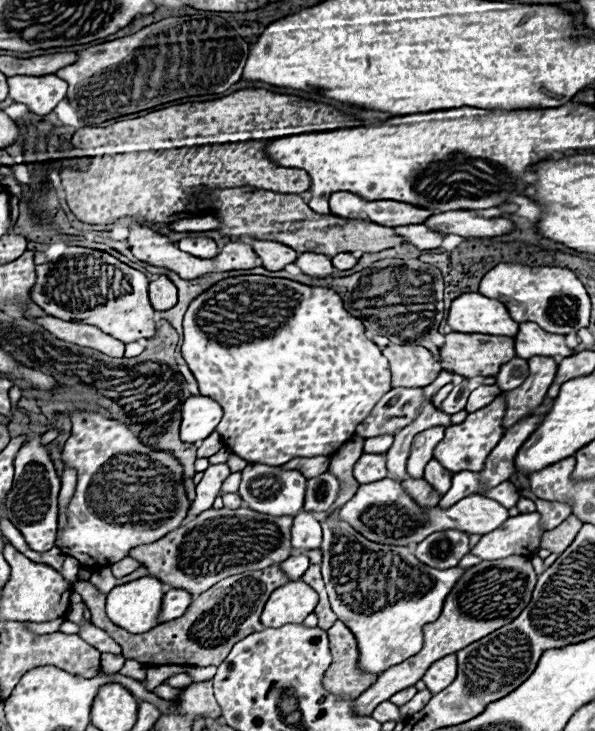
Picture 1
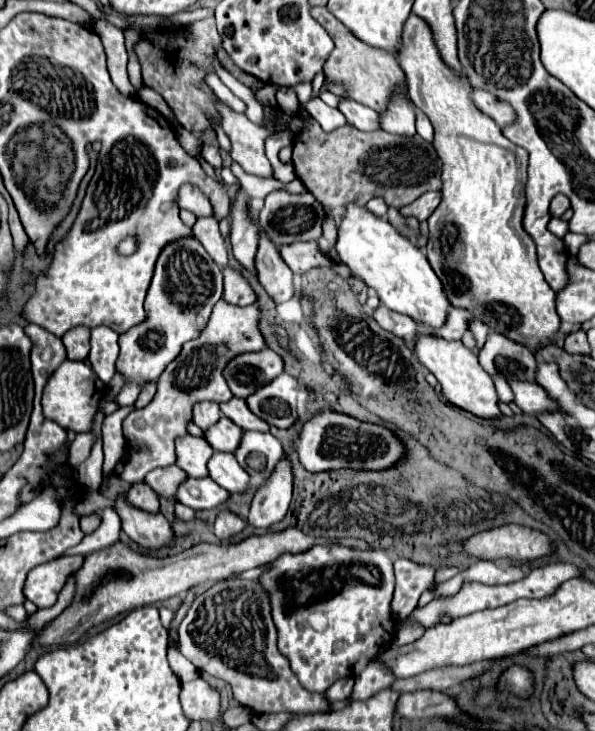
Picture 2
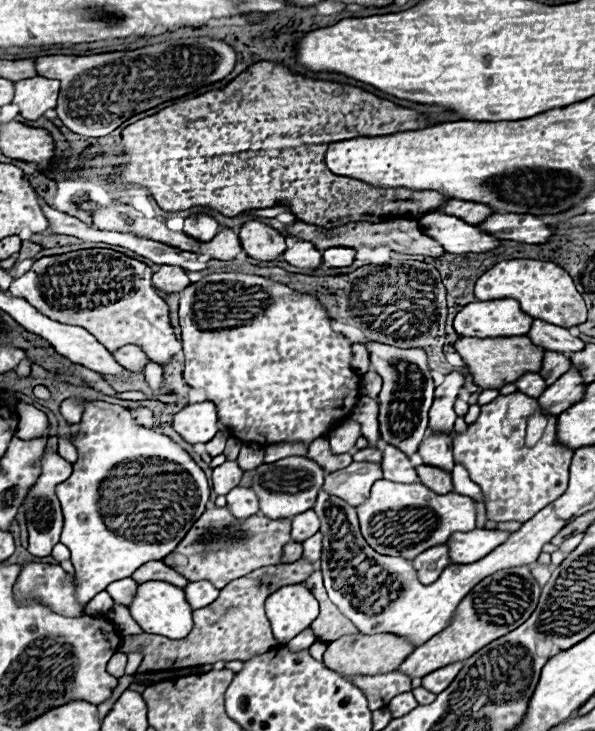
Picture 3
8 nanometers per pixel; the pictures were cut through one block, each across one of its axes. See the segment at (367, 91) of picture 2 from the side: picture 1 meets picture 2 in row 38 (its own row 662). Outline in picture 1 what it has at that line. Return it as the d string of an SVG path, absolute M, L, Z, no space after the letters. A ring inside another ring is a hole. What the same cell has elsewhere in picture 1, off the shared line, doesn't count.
M340 620L328 630L330 636L330 652L334 656L332 666L324 674L324 688L332 694L348 694L360 696L366 688L376 682L378 674L368 674L358 666L358 642L350 628Z

